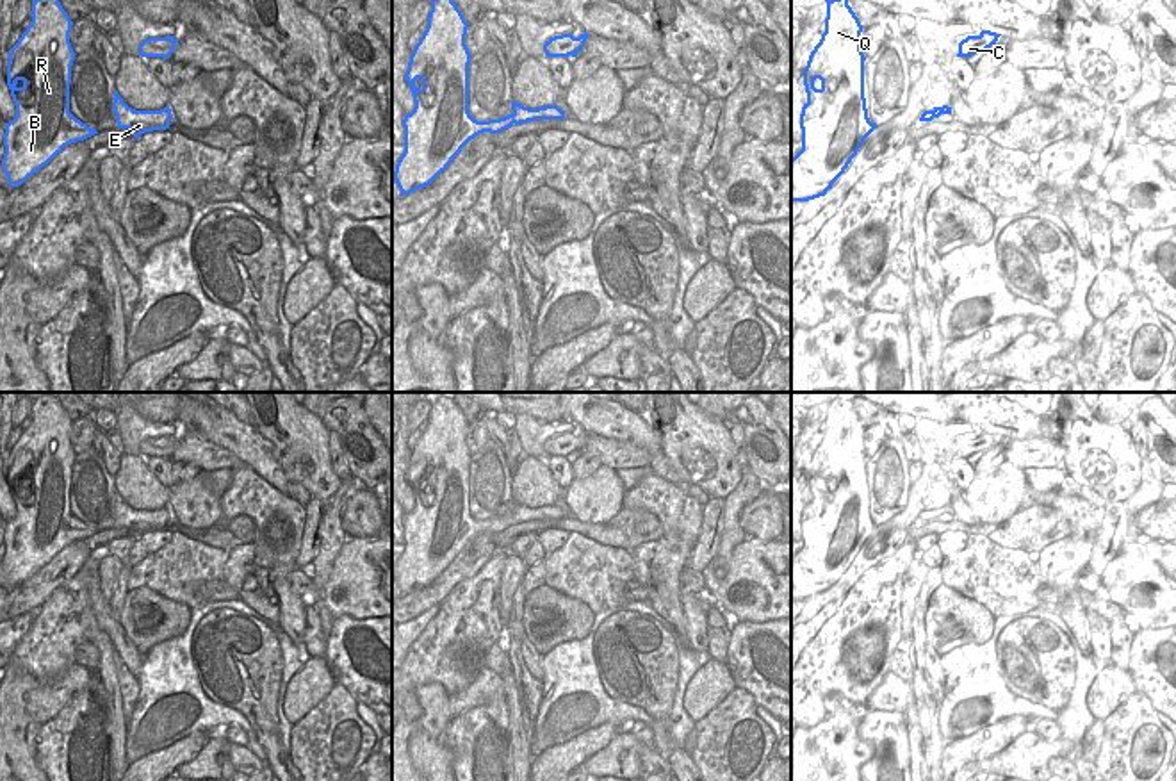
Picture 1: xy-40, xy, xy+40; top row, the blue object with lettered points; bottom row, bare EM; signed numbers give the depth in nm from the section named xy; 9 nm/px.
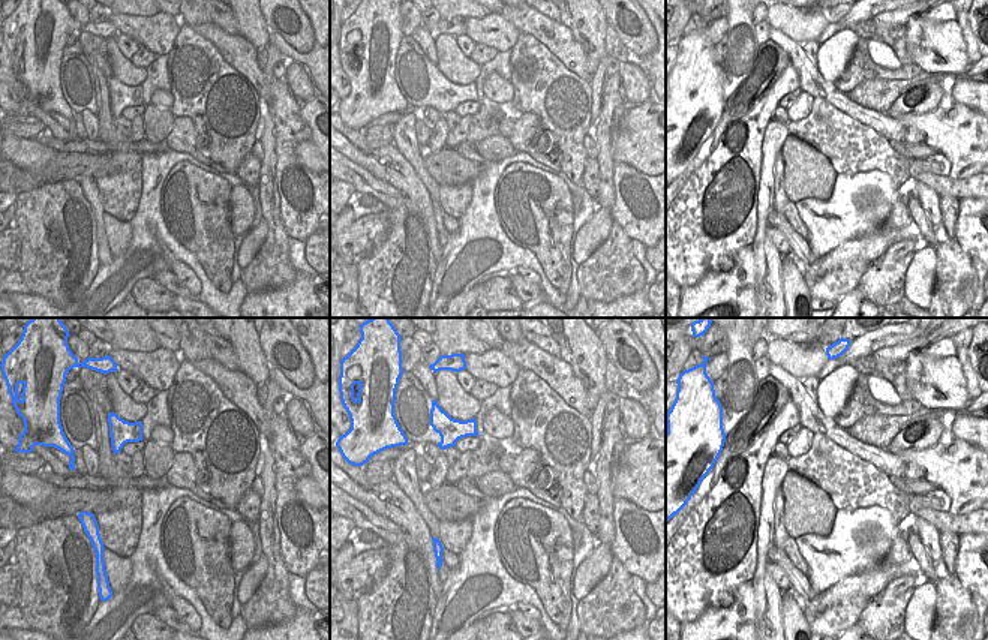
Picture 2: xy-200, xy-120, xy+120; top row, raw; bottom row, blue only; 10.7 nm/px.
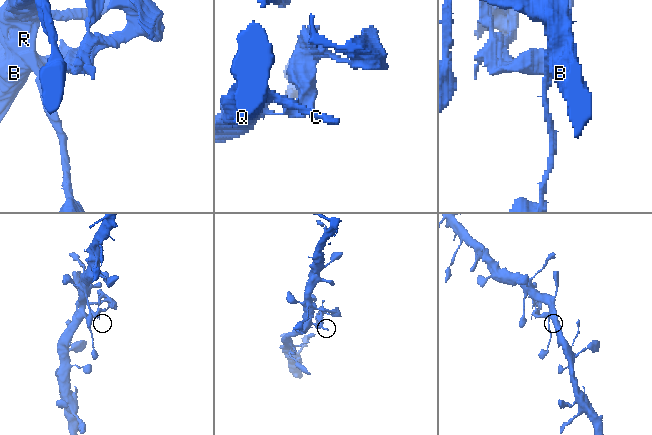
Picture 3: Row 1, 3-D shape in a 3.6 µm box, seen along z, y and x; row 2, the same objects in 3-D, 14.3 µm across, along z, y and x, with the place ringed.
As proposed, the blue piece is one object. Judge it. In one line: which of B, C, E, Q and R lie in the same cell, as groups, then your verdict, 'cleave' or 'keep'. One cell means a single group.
B C Q R / E; cleave

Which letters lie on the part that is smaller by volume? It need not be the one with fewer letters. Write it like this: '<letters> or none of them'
E

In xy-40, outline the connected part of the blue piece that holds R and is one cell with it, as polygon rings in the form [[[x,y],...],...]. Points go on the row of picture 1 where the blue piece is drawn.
[[[32,0],[30,16],[7,61],[16,116],[5,123],[2,169],[11,187],[21,185],[64,146],[98,134],[69,112],[73,21],[59,0]]]

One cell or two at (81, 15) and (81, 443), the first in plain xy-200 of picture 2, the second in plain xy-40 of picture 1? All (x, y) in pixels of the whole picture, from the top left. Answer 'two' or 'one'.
one

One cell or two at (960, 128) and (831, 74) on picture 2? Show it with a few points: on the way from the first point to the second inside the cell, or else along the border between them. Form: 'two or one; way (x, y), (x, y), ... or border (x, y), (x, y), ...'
two; border (819, 48), (817, 71), (834, 83)

